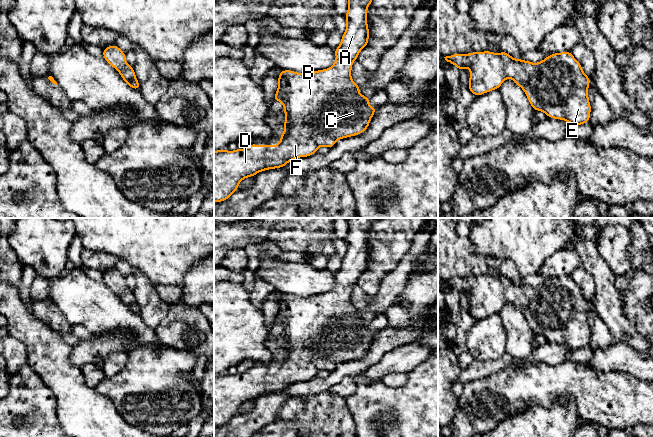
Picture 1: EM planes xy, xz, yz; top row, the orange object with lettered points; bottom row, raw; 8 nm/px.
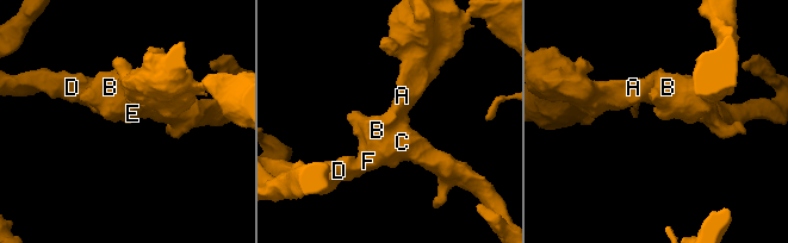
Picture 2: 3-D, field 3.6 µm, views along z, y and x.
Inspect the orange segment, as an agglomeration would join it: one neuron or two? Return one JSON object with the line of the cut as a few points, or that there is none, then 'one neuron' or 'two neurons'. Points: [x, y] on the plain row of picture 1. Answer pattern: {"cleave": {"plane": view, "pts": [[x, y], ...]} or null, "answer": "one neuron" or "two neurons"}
{"cleave": null, "answer": "one neuron"}

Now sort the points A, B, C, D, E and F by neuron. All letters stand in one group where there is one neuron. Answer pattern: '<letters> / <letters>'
A B C D E F

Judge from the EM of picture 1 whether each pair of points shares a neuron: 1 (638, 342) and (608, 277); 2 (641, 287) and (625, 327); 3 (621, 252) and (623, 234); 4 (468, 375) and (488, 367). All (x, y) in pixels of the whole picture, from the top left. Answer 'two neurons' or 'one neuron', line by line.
1: one neuron
2: two neurons
3: one neuron
4: one neuron

